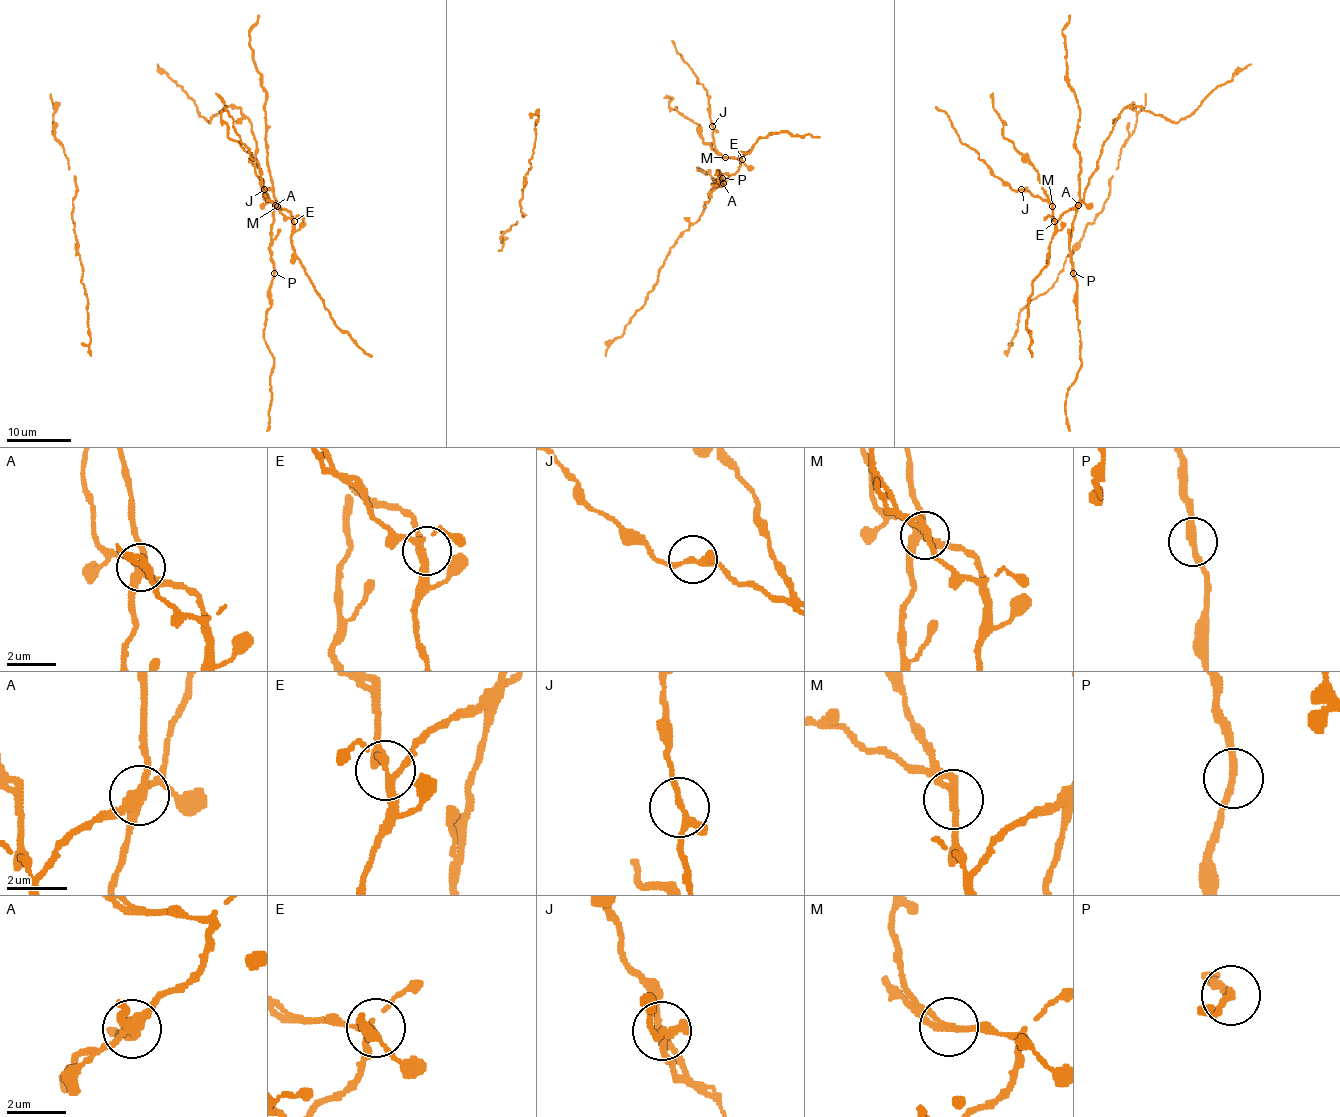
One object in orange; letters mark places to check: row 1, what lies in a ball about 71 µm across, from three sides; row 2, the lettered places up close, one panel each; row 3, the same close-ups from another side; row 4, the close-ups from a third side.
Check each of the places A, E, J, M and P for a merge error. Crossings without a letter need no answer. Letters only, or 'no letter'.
A, M, P

